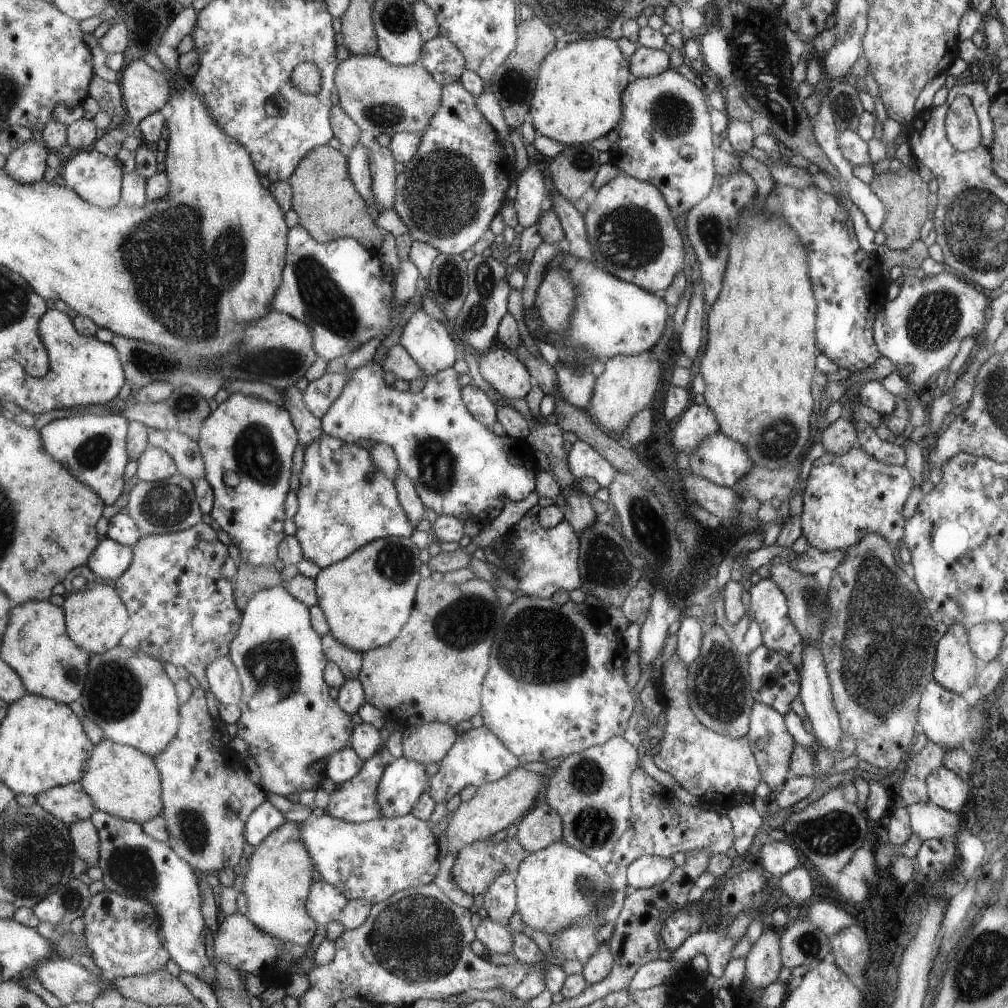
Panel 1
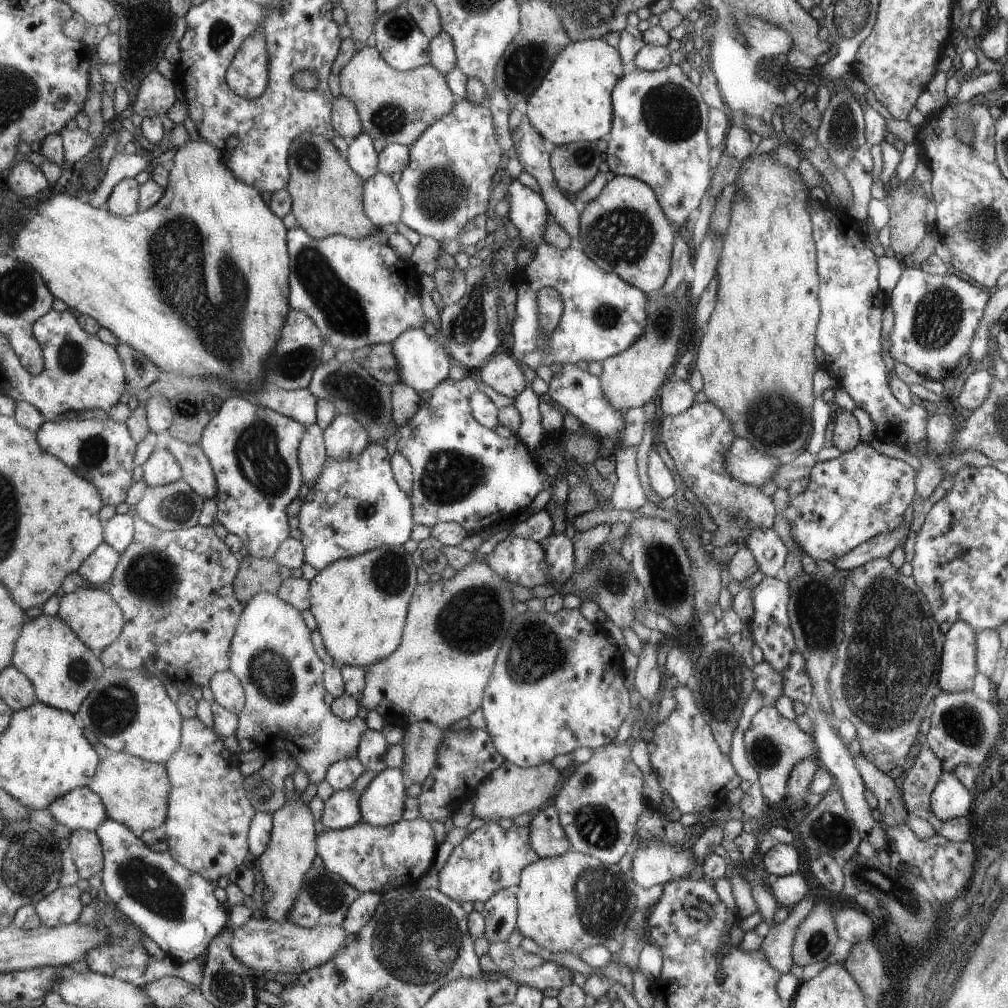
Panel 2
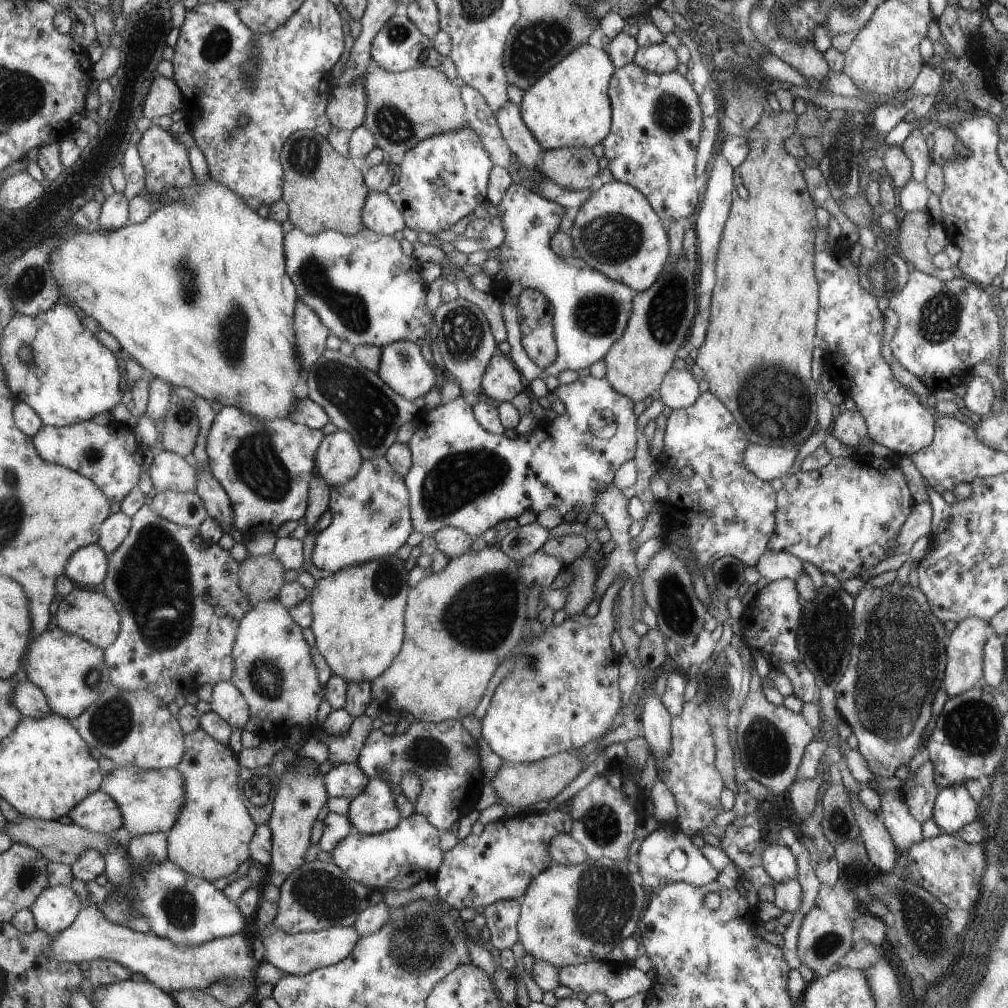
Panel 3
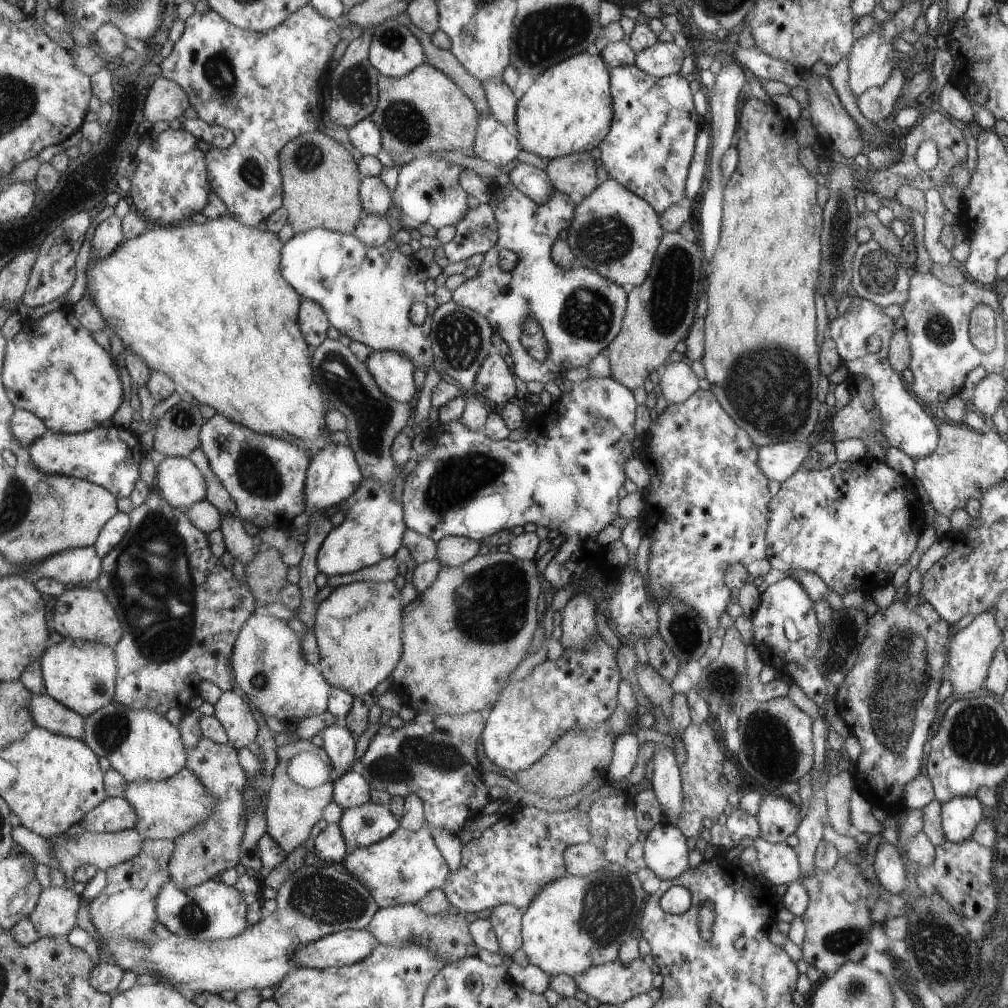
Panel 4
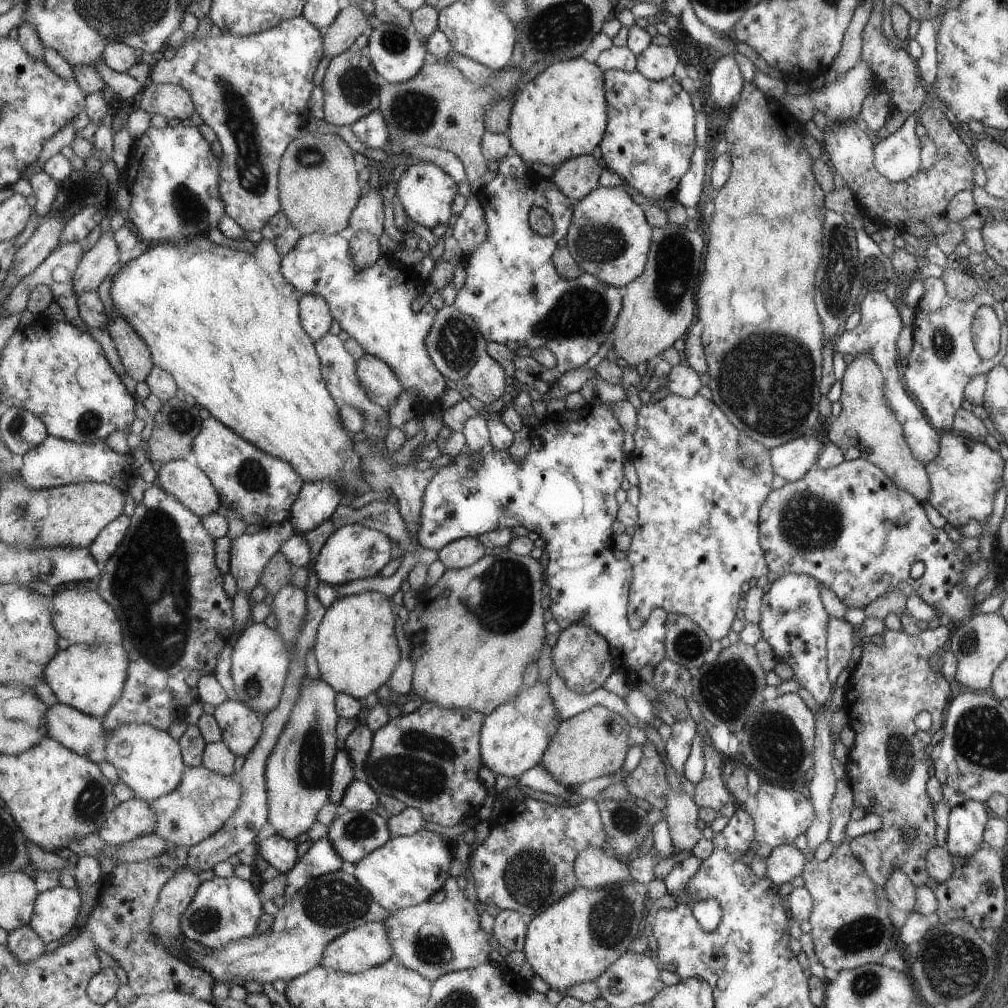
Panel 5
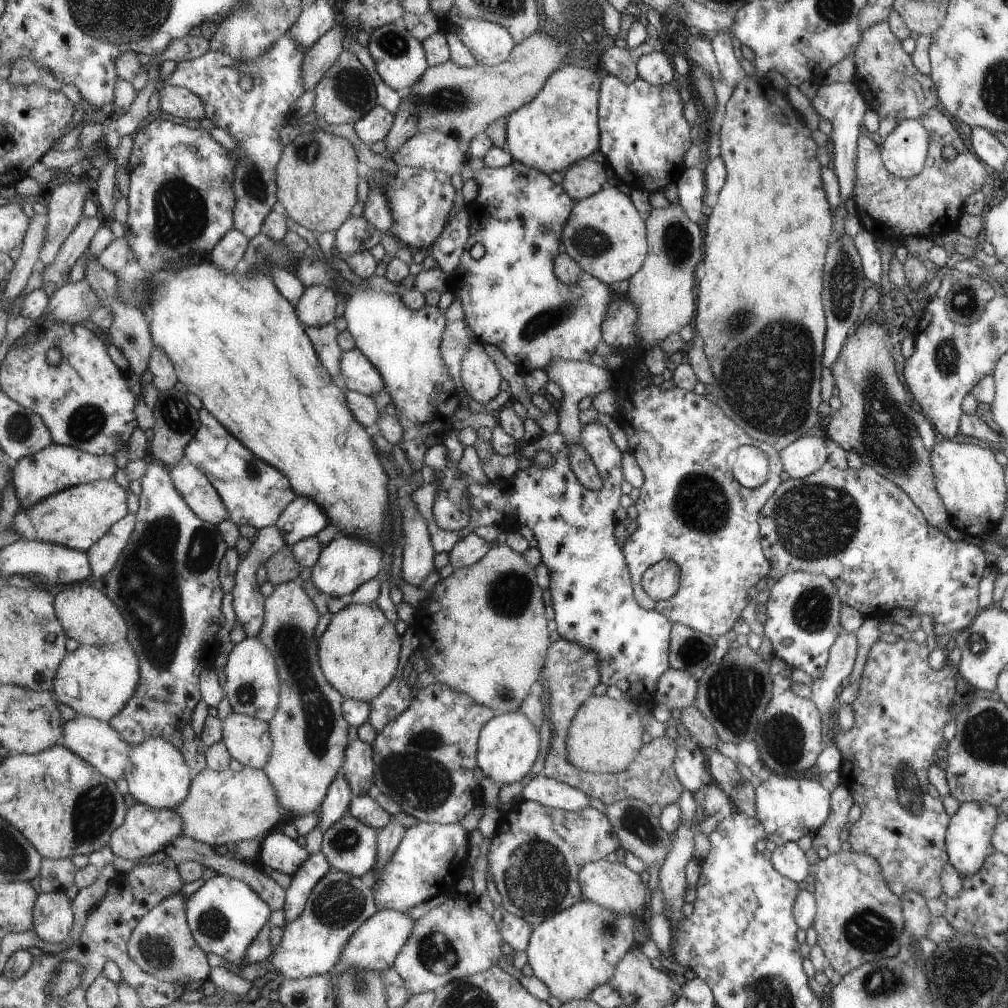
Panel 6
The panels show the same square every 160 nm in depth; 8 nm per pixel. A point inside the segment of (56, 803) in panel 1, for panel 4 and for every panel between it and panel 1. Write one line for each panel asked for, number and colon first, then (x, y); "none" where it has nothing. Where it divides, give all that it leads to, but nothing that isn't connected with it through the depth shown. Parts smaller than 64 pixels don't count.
2: (82, 808)
3: (99, 812)
4: (116, 814)

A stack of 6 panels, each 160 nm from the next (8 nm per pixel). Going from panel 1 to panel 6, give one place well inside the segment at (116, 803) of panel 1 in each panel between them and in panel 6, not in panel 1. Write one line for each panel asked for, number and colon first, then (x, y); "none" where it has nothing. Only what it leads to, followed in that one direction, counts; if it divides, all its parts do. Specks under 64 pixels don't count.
2: (136, 792)
3: (151, 800)
4: (168, 809)
5: (205, 800)
6: (224, 806)

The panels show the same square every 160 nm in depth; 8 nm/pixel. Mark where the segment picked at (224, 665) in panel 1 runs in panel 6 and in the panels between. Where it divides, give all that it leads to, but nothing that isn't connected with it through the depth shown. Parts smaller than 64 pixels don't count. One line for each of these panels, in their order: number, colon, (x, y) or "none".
2: (229, 690)
3: (228, 701)
4: (234, 713)
5: (242, 727)
6: (249, 740)

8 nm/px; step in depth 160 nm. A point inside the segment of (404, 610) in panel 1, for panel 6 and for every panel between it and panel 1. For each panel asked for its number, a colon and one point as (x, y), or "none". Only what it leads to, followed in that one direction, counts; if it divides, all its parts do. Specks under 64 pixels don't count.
2: (361, 604)
3: (359, 623)
4: (359, 626)
5: (357, 649)
6: (359, 652)

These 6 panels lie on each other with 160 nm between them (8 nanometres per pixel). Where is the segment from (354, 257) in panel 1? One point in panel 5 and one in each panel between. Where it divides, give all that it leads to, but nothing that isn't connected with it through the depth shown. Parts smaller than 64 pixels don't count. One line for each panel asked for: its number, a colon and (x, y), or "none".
2: (361, 293)
3: (364, 287)
4: (368, 292)
5: (373, 305)

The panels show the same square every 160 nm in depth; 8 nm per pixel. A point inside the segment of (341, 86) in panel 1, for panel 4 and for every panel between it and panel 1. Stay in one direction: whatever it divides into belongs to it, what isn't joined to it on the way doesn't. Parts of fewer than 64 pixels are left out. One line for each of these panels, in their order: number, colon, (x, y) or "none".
2: (396, 106)
3: (405, 108)
4: (426, 110)

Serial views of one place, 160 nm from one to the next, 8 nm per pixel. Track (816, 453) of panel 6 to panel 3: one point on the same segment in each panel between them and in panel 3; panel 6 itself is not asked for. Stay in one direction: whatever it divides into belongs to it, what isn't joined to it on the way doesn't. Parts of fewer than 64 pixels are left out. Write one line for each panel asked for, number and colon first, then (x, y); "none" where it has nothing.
3: (767, 462)
4: (779, 461)
5: (790, 460)

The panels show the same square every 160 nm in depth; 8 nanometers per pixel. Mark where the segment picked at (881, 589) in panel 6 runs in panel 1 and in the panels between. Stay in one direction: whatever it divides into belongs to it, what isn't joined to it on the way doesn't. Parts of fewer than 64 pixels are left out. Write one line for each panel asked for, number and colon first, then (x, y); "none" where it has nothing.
1: (847, 496)
2: (861, 493)
3: (843, 517)
4: (853, 524)
5: (850, 527)

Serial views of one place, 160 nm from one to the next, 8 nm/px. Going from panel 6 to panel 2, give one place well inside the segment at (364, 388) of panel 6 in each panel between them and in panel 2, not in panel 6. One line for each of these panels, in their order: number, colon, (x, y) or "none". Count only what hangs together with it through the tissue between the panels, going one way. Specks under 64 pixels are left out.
2: (423, 363)
3: (403, 367)
4: (395, 373)
5: (383, 384)

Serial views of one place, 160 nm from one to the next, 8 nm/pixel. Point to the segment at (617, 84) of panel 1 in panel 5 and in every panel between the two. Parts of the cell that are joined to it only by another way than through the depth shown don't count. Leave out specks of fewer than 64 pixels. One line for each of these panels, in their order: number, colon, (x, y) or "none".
2: (573, 103)
3: (570, 106)
4: (568, 109)
5: (560, 115)

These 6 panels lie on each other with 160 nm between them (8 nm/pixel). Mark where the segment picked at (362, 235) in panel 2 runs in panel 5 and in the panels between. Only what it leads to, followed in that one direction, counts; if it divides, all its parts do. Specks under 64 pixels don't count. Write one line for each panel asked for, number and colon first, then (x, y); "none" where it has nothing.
3: (326, 190)
4: (322, 181)
5: (319, 183)

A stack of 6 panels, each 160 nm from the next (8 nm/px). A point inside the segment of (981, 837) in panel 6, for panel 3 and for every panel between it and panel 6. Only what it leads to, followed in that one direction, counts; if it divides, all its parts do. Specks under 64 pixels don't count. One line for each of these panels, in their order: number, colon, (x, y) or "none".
3: (953, 807)
4: (959, 816)
5: (966, 822)

